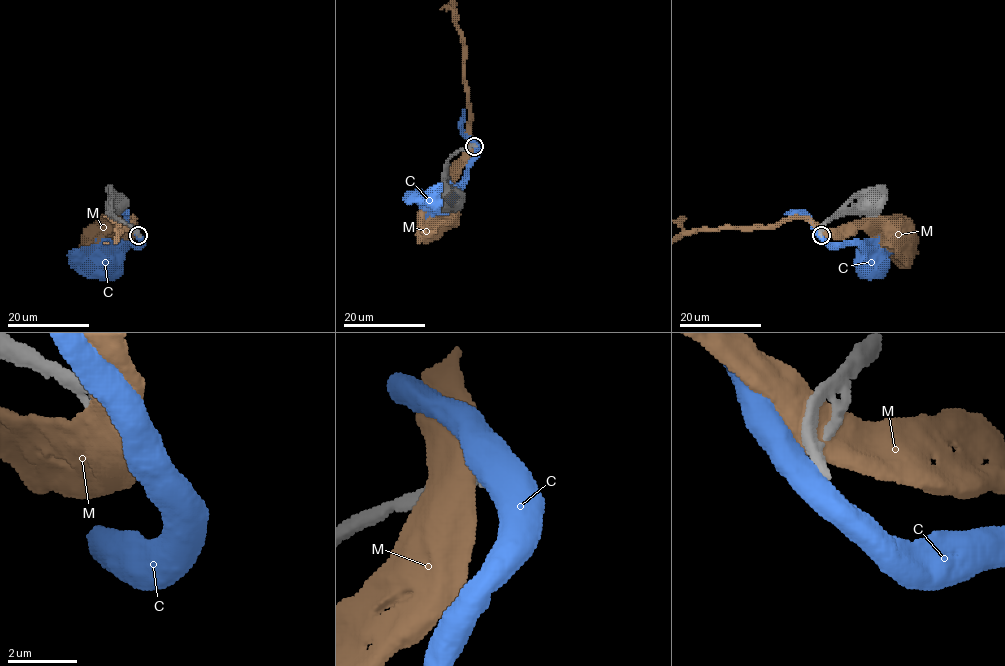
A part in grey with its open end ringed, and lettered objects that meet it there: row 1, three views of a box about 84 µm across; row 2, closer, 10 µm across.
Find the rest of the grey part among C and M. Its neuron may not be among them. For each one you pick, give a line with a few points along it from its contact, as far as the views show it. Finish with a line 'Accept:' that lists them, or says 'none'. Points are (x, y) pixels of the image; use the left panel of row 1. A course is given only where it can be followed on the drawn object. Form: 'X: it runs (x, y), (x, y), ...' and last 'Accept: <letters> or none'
Accept: none

